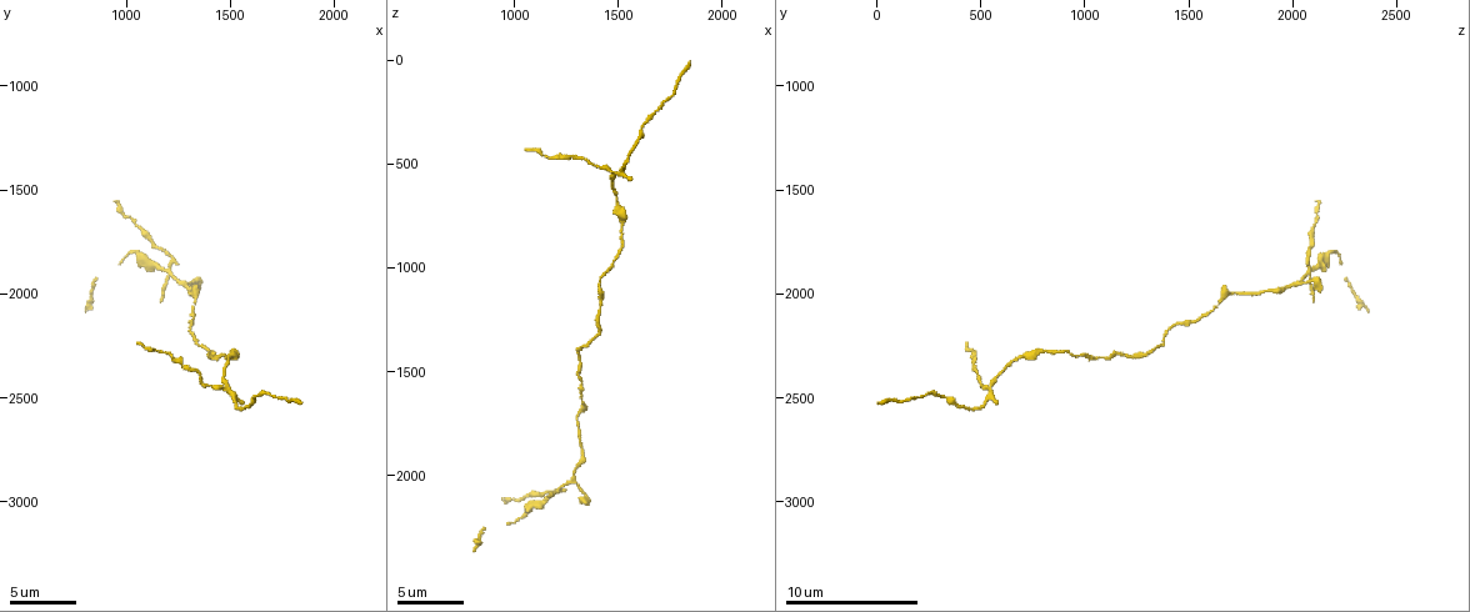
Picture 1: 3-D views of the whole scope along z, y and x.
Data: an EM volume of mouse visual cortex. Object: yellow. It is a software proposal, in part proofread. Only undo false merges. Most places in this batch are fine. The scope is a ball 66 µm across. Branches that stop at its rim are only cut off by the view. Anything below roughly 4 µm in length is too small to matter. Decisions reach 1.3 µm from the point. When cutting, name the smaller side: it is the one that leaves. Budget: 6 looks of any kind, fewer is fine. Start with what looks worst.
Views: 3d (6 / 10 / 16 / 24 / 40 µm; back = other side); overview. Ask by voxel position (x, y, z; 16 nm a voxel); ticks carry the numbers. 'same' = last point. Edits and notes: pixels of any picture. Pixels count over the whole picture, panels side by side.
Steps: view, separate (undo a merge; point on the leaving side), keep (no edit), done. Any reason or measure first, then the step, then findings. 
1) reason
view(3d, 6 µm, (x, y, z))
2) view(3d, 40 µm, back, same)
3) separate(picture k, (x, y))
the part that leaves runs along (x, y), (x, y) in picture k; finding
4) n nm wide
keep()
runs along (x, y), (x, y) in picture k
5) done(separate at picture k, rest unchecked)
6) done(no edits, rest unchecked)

four-way junction
view(3d, 6 µm, (1460, 2460, 540))

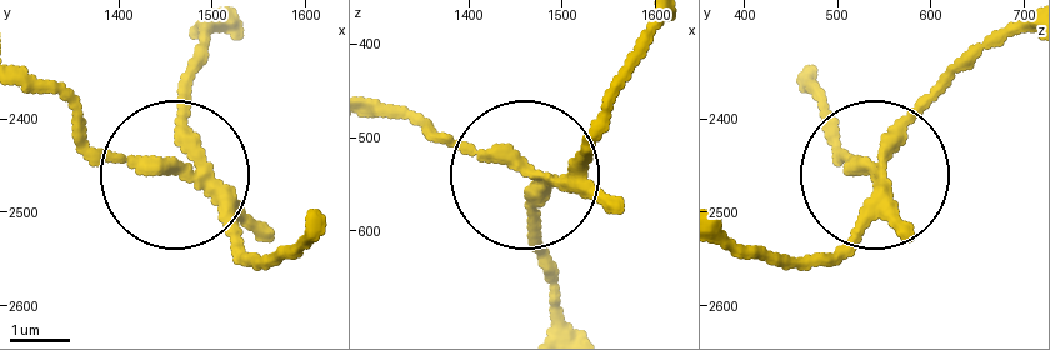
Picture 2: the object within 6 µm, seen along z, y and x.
side arm 8 µm
separate(picture 2, (145, 173))
the part that leaves runs along (210, 191), (111, 156), (66, 101), (21, 81) in picture 2; a second neuron is stuck on

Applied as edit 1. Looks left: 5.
view(overview)

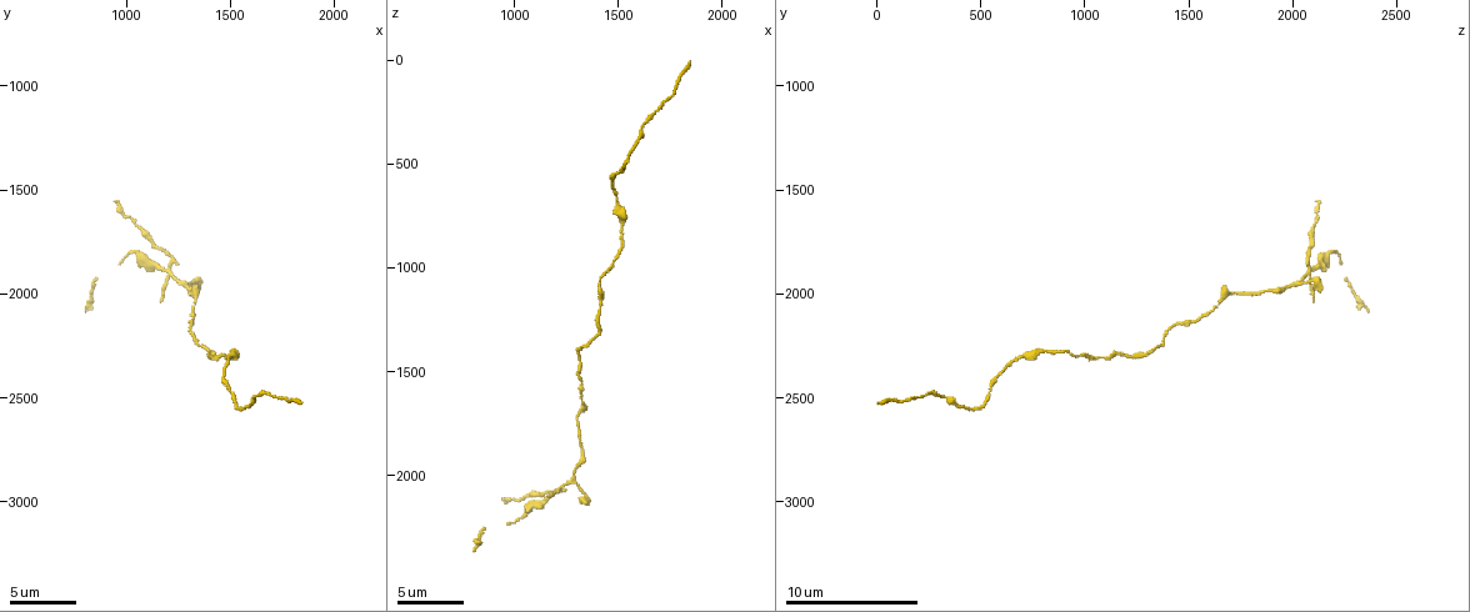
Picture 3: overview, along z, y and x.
four arms meet
view(3d, 10 µm, (1170, 1880, 2090))

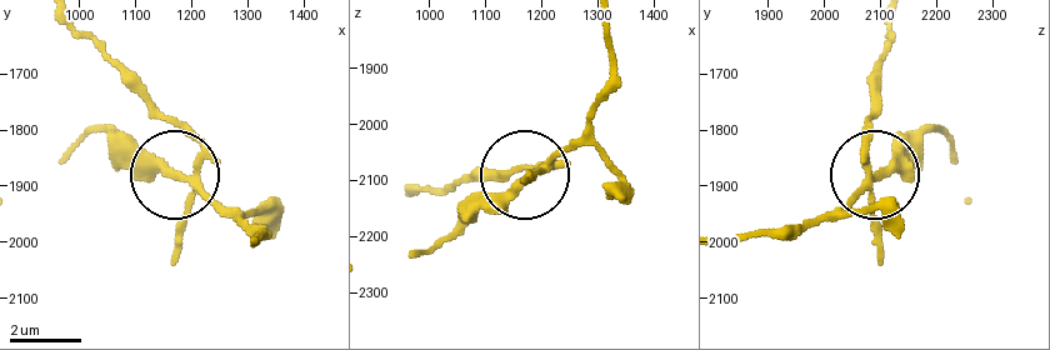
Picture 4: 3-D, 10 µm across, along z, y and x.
zoom in
view(3d, 6 µm, (1185, 1885, 2095))

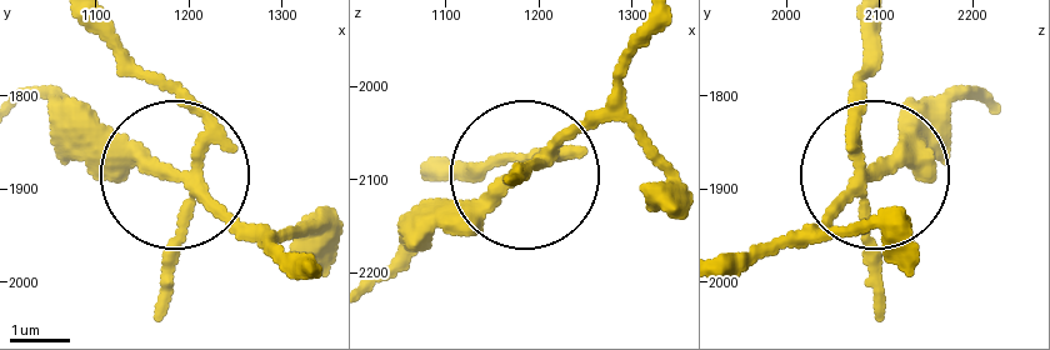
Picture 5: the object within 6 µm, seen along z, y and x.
4 arms
separate(picture 5, (163, 269))
a second neuron is stuck on

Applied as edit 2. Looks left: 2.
see it whole again
view(overview)

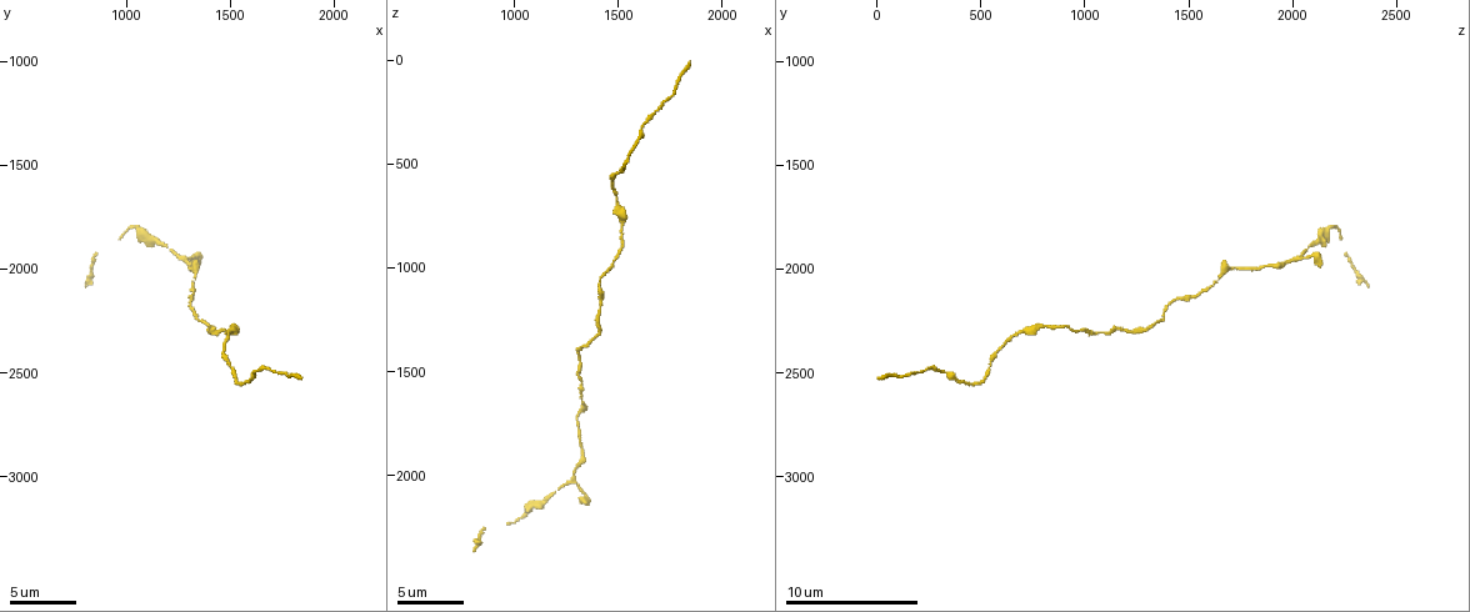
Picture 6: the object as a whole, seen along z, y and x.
view(3d, 10 µm, (1330, 2070, 1630))

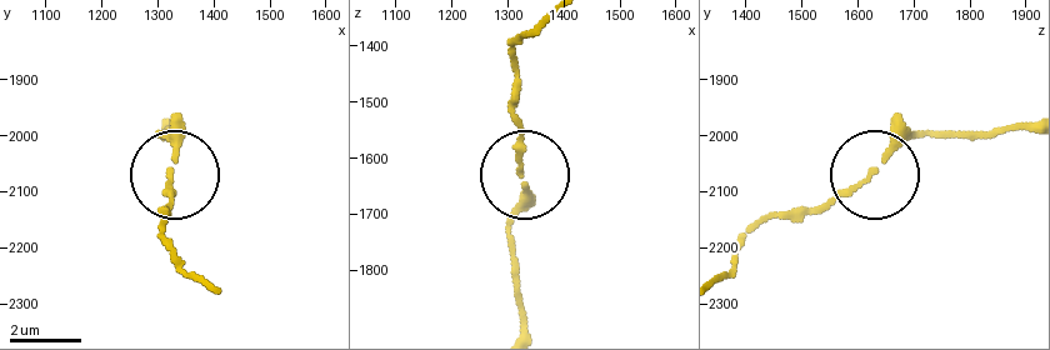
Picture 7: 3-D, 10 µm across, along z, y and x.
keep()
runs along (209, 286), (170, 241), (164, 188), (174, 161), (155, 134) in picture 7; all the same neuron

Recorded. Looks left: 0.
done(separate at picture 2, separate at picture 5, rest unchecked)

